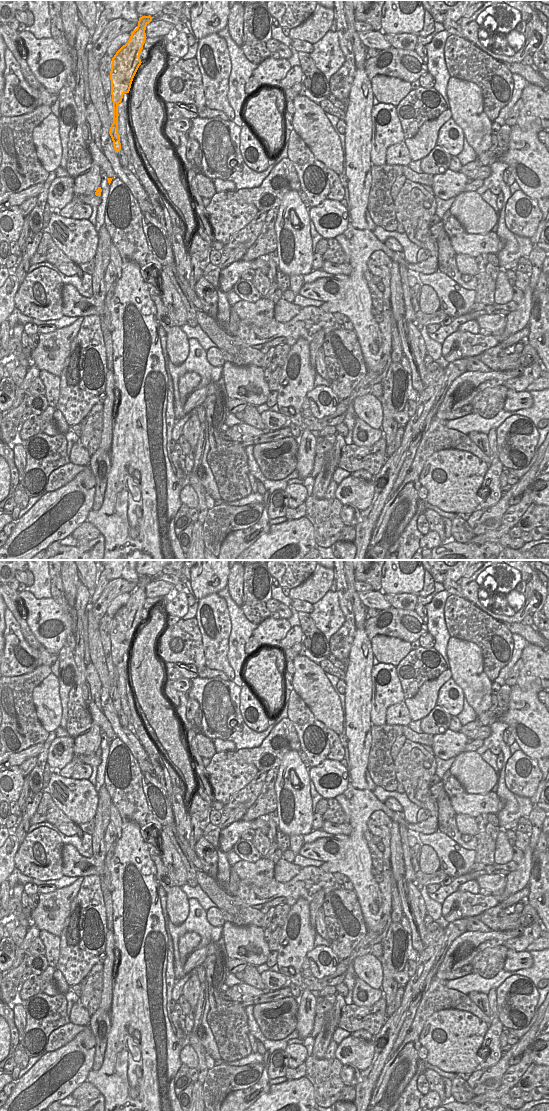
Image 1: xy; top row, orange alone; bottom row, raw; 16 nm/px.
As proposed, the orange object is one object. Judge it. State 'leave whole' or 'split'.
split

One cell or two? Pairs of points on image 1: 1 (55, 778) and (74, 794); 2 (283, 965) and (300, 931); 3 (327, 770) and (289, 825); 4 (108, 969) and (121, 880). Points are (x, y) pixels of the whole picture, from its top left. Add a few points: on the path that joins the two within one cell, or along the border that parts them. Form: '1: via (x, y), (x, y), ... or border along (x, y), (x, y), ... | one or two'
1: via (60, 780), (69, 789) | one
2: via (287, 957), (291, 953), (297, 939) | one
3: border along (307, 769), (310, 779) | two
4: border along (112, 930), (115, 956) | two

